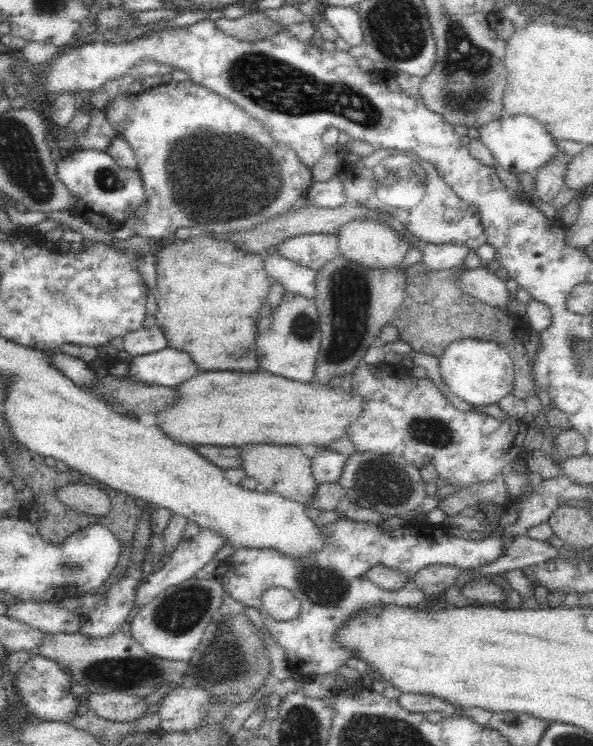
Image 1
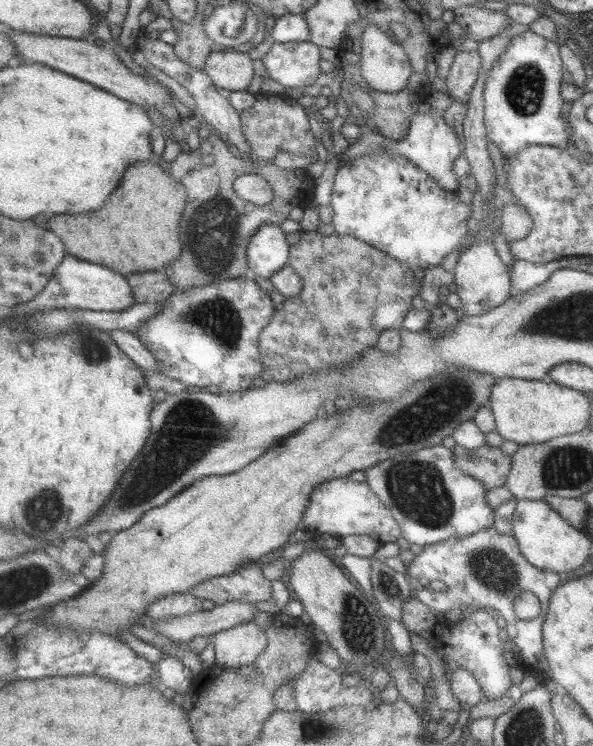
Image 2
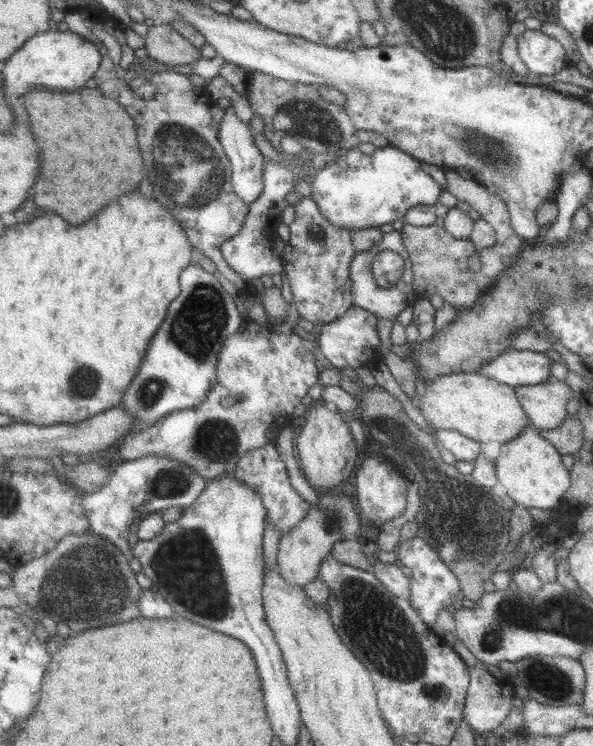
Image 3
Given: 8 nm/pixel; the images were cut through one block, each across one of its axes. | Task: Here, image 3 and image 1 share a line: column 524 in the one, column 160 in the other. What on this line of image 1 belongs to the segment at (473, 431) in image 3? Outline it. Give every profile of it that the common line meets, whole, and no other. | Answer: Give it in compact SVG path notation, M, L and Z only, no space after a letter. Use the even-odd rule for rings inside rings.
M200 372L192 380L176 386L180 400L158 414L158 428L170 440L184 446L224 446L224 448L242 448L242 446L258 446L258 444L274 444L274 446L296 446L320 450L328 448L336 440L344 440L348 436L350 424L360 418L364 412L364 400L354 394L340 392L332 386L314 386L312 382L294 382L282 376L274 376L268 372Z

